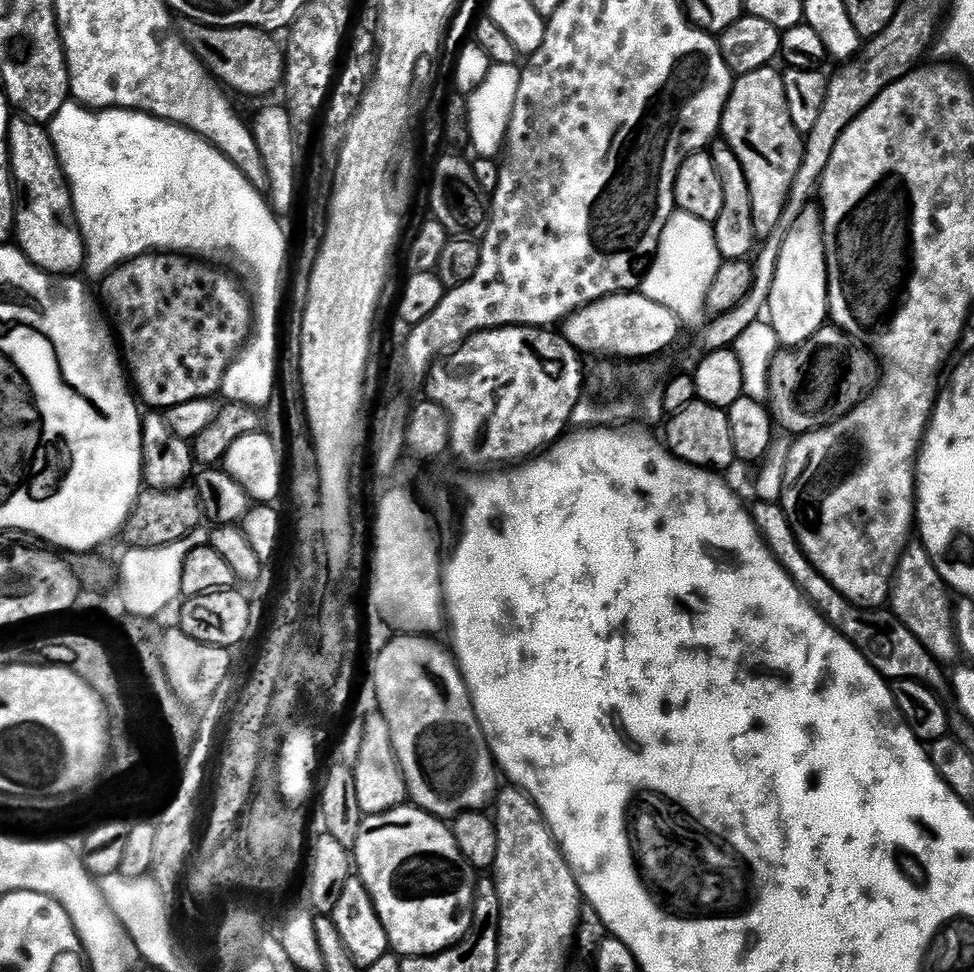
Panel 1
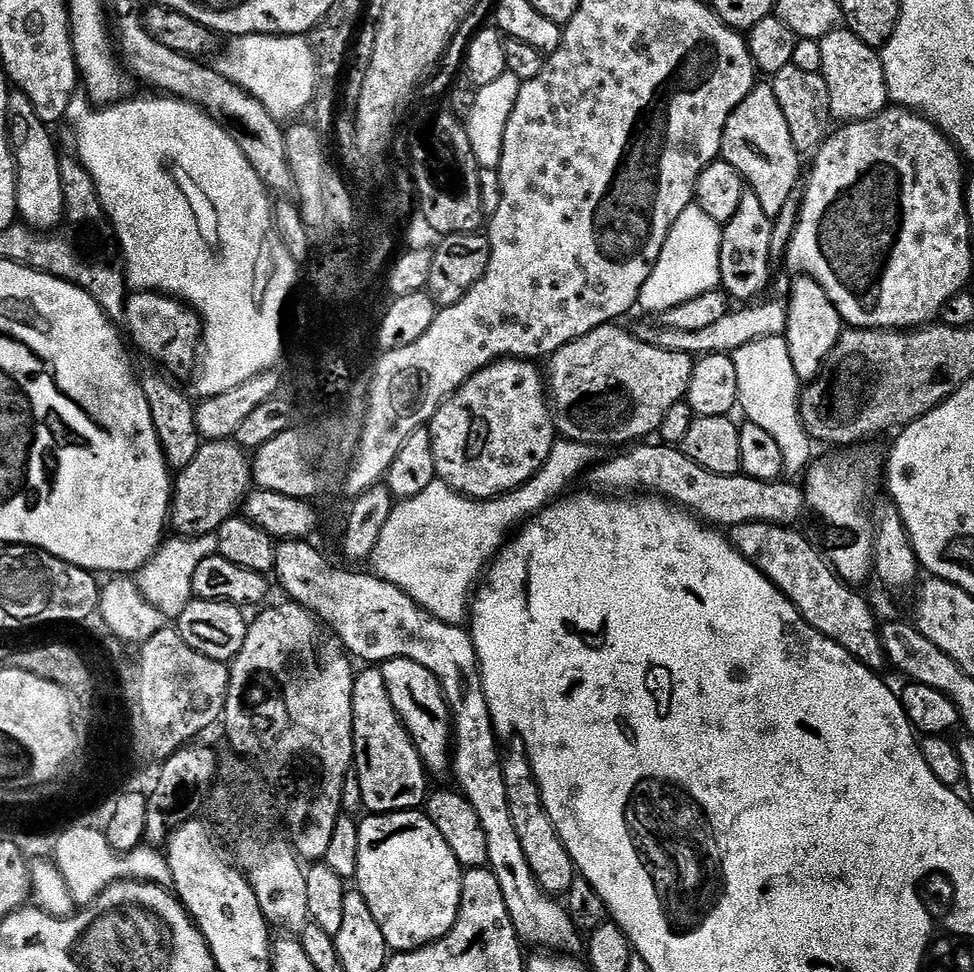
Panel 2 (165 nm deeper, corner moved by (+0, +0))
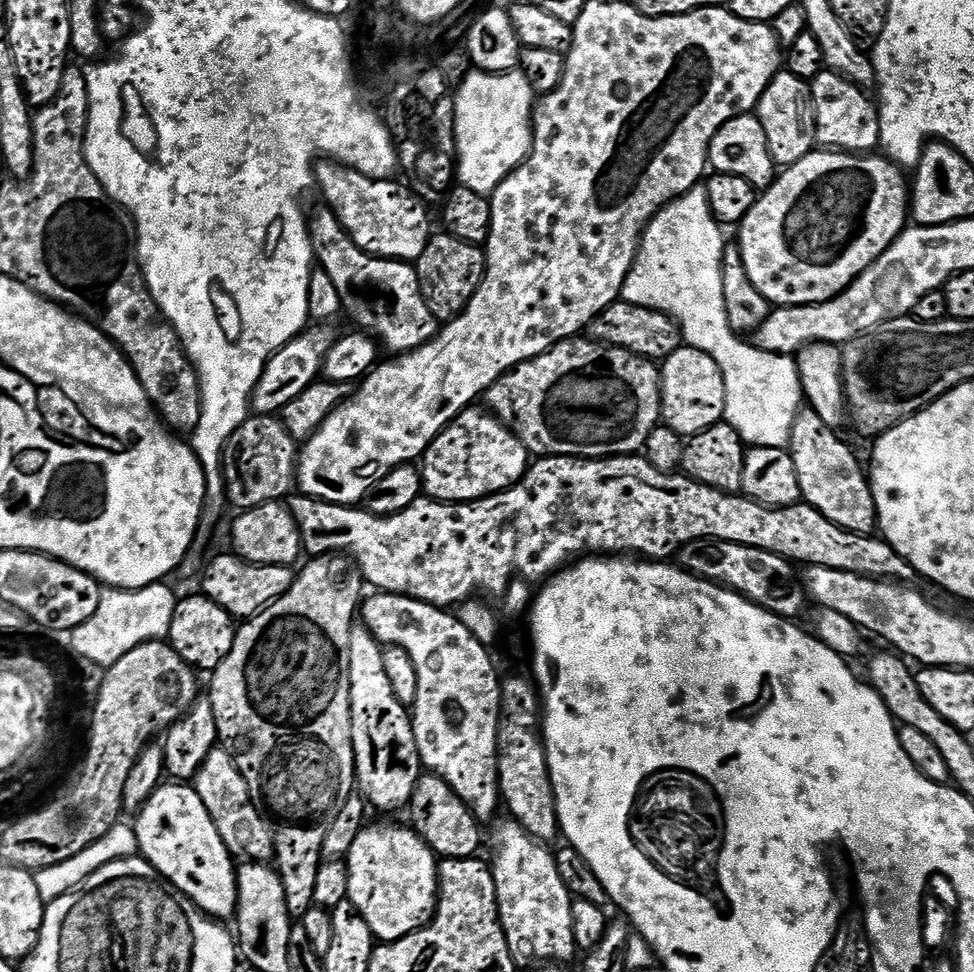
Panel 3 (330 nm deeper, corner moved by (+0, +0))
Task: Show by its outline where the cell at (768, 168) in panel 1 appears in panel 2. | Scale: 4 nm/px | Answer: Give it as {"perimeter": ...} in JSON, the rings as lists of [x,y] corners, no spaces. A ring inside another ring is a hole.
{"perimeter":[[[760,82],[730,114],[720,139],[722,159],[730,162],[740,172],[745,185],[758,198],[764,213],[770,217],[781,216],[789,207],[788,199],[796,188],[800,176],[801,153],[796,151],[790,138],[782,108],[774,98],[771,83]]]}

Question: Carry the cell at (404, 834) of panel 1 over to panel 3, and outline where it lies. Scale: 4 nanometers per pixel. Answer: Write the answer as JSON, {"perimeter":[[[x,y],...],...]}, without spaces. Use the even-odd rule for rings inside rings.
{"perimeter":[[[376,824],[373,828],[364,828],[352,840],[346,855],[350,890],[348,901],[366,918],[373,937],[380,942],[391,942],[406,938],[406,934],[423,928],[436,913],[438,899],[438,857],[426,846],[423,838],[411,827],[399,828],[396,824]]]}

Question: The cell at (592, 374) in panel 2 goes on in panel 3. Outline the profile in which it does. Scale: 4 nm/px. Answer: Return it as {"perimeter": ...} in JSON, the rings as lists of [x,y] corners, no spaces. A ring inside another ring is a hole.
{"perimeter":[[[569,338],[550,350],[512,368],[488,387],[487,411],[506,425],[528,447],[533,457],[579,456],[603,458],[630,456],[644,447],[650,430],[661,423],[660,368],[653,361],[635,356],[630,350],[600,344],[587,338]]]}

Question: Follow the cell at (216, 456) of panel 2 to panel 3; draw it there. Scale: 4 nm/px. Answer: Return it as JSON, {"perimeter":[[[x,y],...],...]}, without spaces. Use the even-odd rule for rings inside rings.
{"perimeter":[[[249,415],[246,422],[242,422],[242,426],[238,426],[238,430],[234,430],[234,434],[230,434],[230,442],[226,442],[224,447],[224,480],[225,490],[227,492],[227,503],[231,505],[233,509],[243,510],[246,508],[253,508],[254,506],[262,506],[266,502],[271,500],[283,501],[285,498],[293,495],[294,489],[297,487],[296,483],[296,465],[298,463],[298,441],[288,433],[283,420],[280,419],[279,415]]]}

